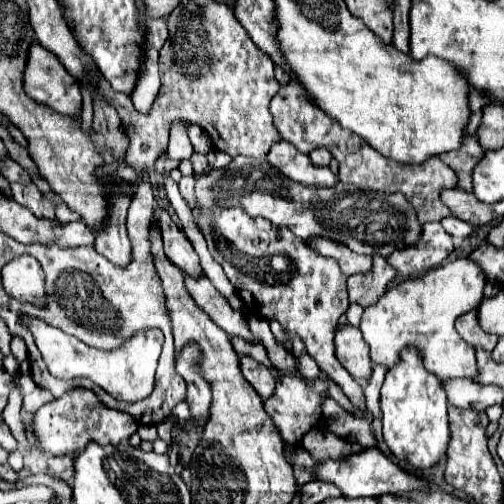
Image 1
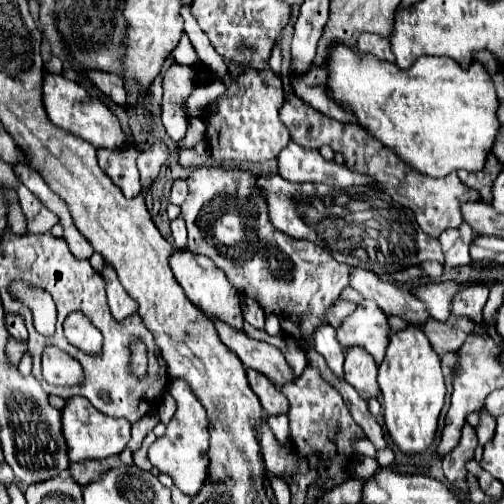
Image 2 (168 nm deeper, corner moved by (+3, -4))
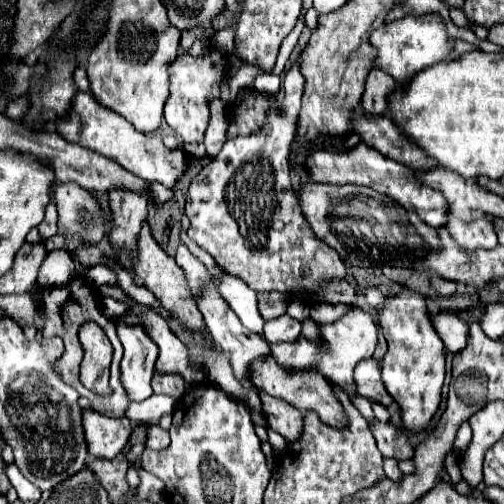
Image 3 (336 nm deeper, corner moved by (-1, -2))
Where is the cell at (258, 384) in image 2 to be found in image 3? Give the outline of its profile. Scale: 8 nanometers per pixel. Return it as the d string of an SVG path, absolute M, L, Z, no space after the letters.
M260 391L260 401L270 429L278 431L282 437L286 437L286 441L296 441L298 433L302 431L302 413L296 407L290 407L286 401L280 401L264 391Z

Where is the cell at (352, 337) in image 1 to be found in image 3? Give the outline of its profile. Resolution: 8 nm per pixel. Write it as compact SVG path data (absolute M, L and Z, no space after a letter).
M366 359L362 363L356 365L354 369L354 381L358 387L358 393L366 399L370 399L372 403L382 403L382 405L390 405L392 397L386 393L386 387L382 385L380 379L380 365L376 359Z

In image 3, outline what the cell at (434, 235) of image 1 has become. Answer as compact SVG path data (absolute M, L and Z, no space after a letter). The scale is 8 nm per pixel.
M486 217L470 223L460 219L450 219L446 223L446 231L450 233L452 241L470 255L474 255L476 249L492 249L498 245L494 225L490 225L490 219Z

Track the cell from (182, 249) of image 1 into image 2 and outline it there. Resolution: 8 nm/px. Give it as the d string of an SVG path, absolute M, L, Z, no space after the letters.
M186 249L186 251L174 251L174 255L170 257L170 265L172 265L176 281L184 289L184 295L188 297L190 303L194 303L208 317L216 317L222 323L226 323L238 331L244 329L238 291L234 291L234 285L226 279L226 275L222 271L218 271L218 267L214 267L214 263L210 263L210 259L206 259L202 255L194 255Z

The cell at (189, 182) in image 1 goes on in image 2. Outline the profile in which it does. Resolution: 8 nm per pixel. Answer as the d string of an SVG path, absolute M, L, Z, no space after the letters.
M178 217L176 221L170 223L172 227L172 237L174 237L174 249L186 249L186 225L184 219Z

